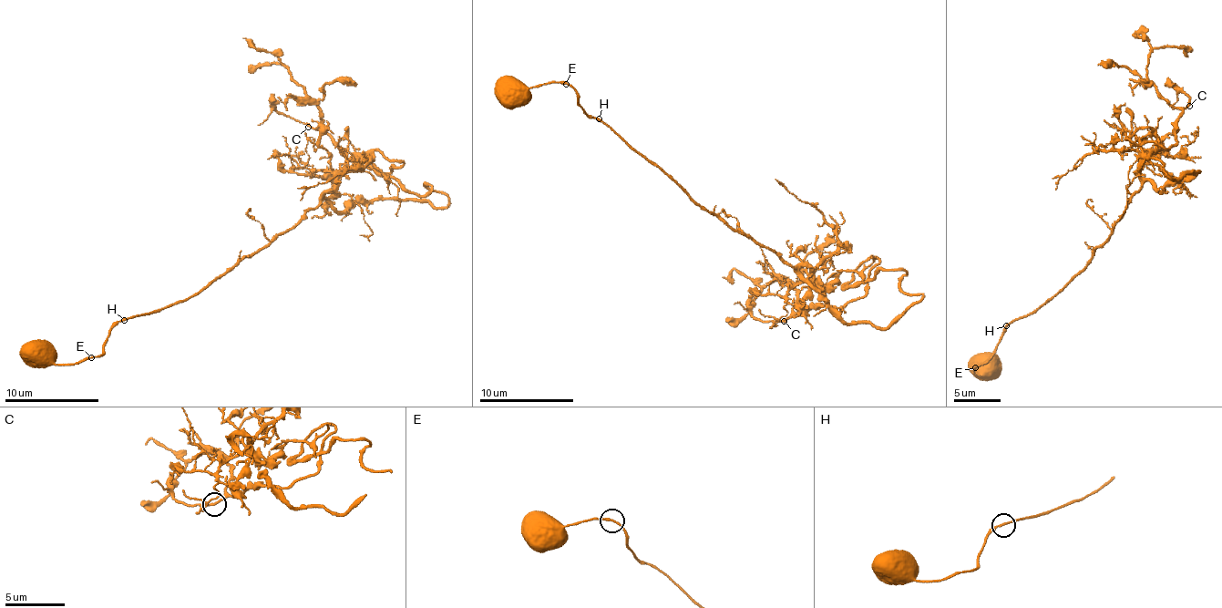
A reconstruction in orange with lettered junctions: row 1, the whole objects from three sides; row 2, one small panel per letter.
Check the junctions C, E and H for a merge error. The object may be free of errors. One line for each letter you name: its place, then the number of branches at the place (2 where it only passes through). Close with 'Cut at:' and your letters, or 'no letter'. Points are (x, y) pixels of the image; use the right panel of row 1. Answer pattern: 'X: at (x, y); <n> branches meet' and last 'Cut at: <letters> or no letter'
Cut at: no letter

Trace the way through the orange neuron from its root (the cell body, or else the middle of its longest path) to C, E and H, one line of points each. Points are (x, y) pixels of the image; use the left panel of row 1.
C: (316, 205), (359, 154), (377, 149), (403, 165), (378, 172), (353, 163), (322, 130), (308, 127)
E: (316, 205), (266, 245), (237, 261), (199, 293), (169, 306), (124, 318), (109, 332), (104, 352), (92, 358)
H: (316, 205), (266, 245), (237, 261), (199, 293), (124, 320)

